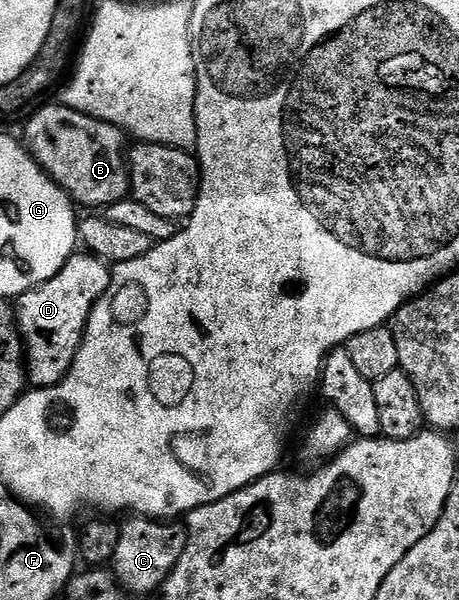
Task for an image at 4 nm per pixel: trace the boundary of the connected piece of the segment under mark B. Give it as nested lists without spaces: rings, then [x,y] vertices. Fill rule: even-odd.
[[[61,104],[42,106],[27,120],[24,142],[46,175],[79,207],[105,208],[130,194],[128,135],[119,126]]]

